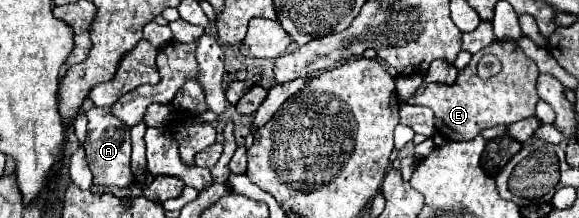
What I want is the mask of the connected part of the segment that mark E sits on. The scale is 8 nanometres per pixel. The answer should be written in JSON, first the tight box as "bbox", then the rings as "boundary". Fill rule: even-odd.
{"bbox":[409,40,539,140],"boundary":[[[497,40],[485,50],[473,54],[473,60],[465,72],[459,72],[459,82],[455,86],[445,86],[445,84],[427,84],[423,94],[415,94],[409,104],[419,104],[427,106],[435,112],[435,126],[437,130],[449,138],[449,140],[473,140],[475,136],[481,134],[481,130],[499,126],[499,124],[513,124],[523,118],[533,116],[533,110],[539,102],[537,90],[535,90],[535,80],[539,76],[537,66],[533,60],[529,60],[523,50],[505,40]],[[485,54],[495,54],[501,56],[501,66],[503,70],[497,76],[491,76],[487,80],[479,78],[477,74],[477,64],[481,56]]]}

